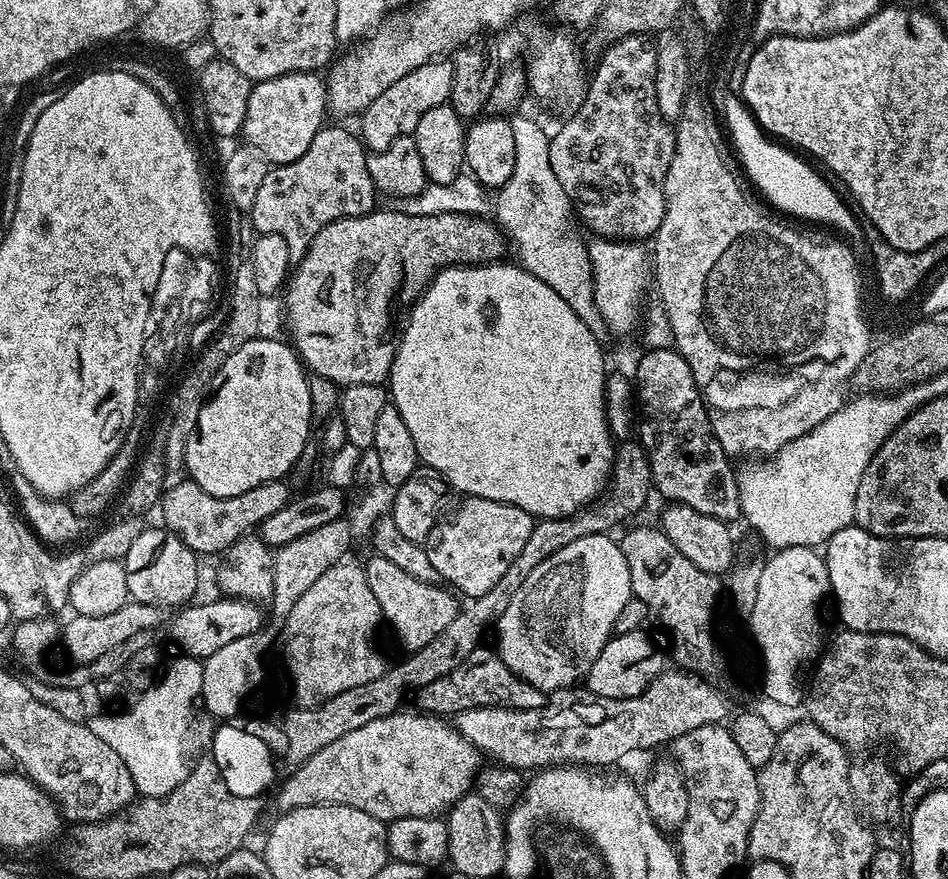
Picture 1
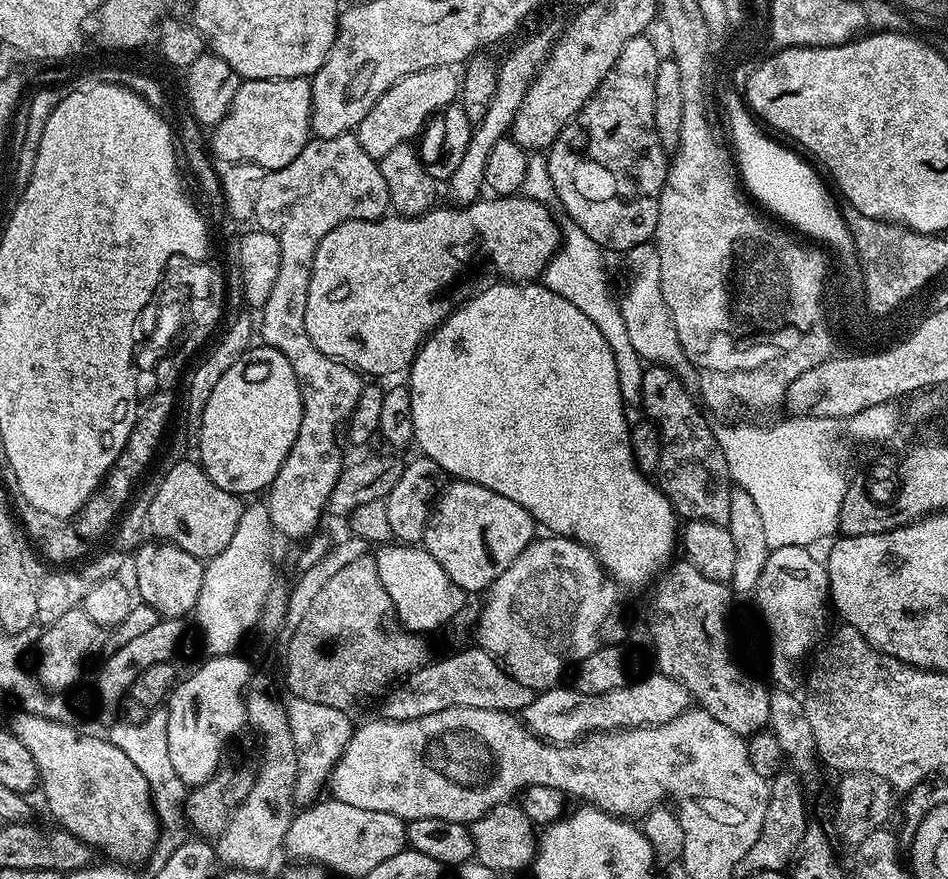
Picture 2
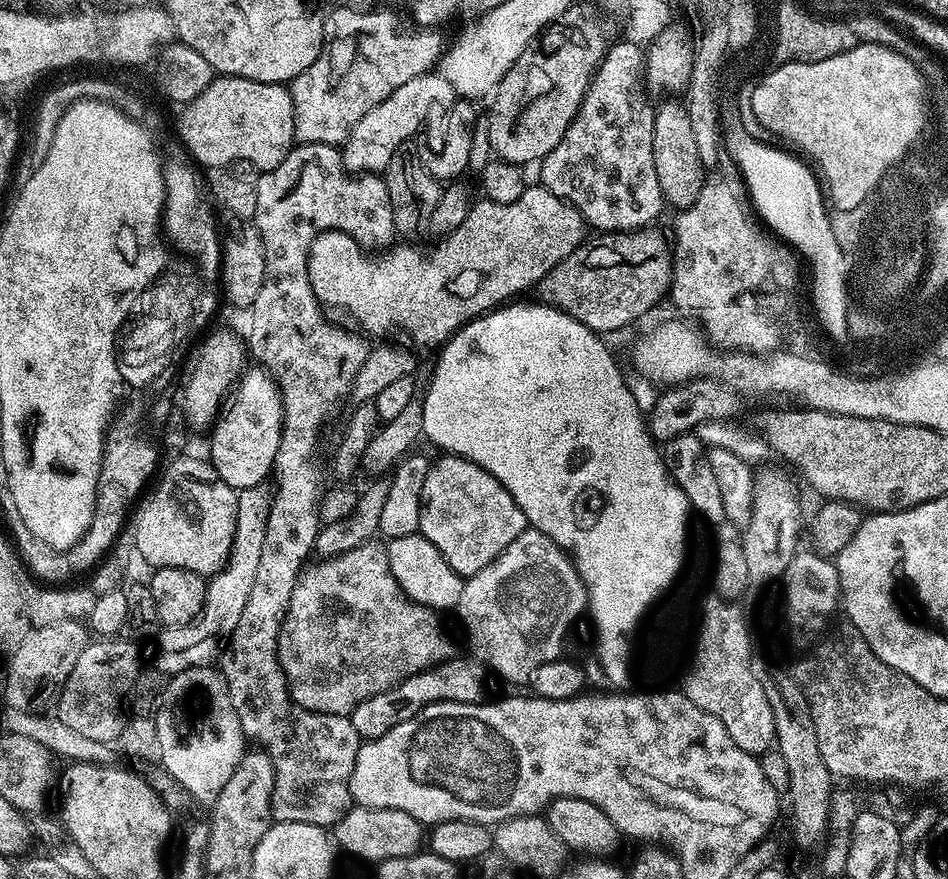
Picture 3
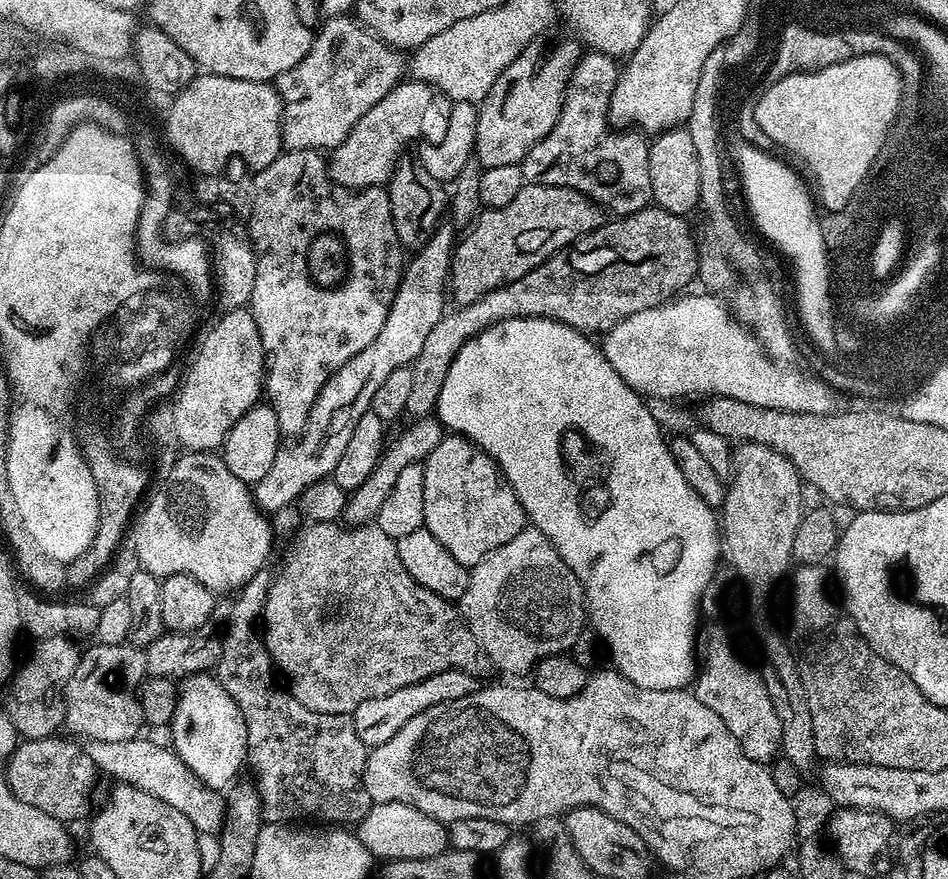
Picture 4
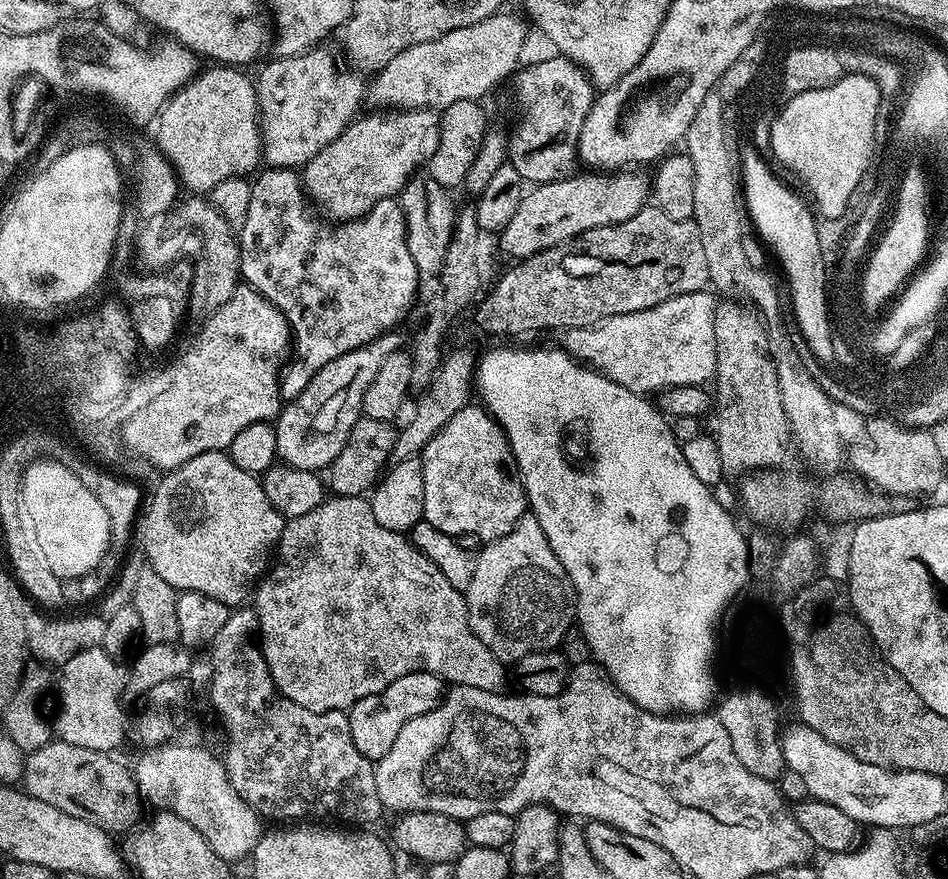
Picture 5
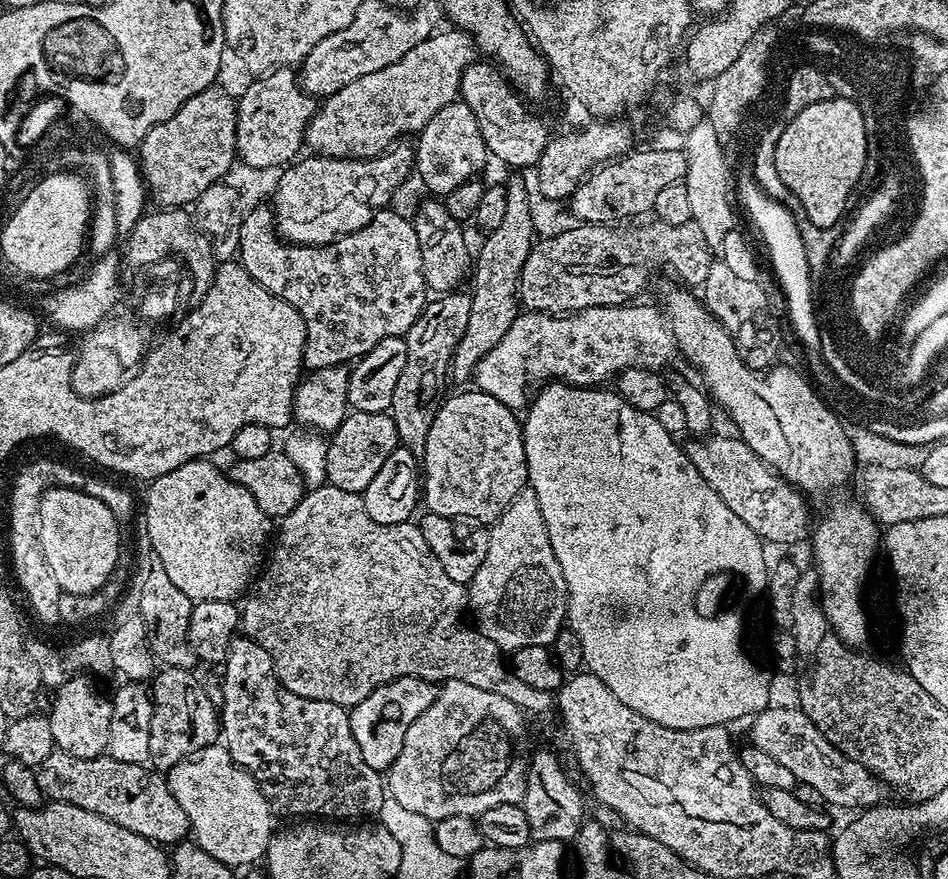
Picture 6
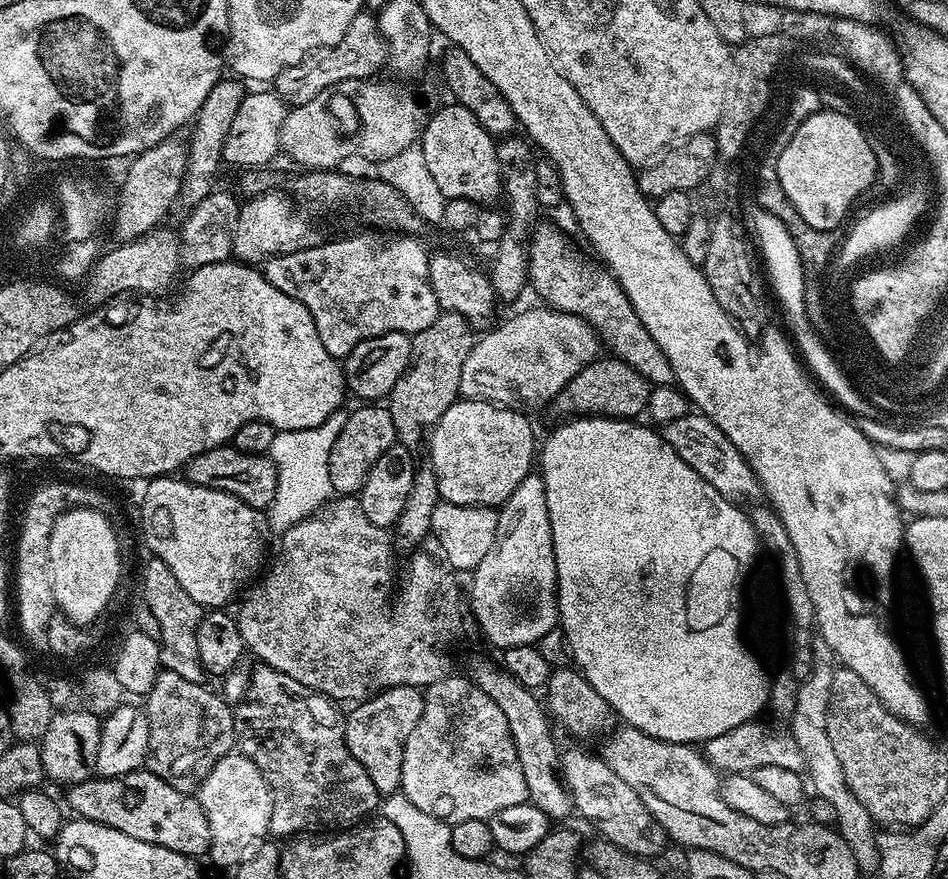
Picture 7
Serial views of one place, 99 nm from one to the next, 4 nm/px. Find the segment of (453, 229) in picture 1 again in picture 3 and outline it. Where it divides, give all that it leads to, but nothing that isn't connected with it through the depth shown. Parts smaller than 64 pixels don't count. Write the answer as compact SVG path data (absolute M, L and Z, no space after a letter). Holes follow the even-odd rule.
M543 186L525 187L522 198L516 199L514 202L494 202L493 200L477 199L473 203L470 214L466 214L466 218L462 218L462 222L453 232L445 232L439 237L440 240L433 248L415 248L412 244L396 244L385 247L375 256L375 251L365 250L362 245L354 239L350 234L345 232L319 232L312 239L312 244L308 248L308 281L312 287L312 292L316 296L318 305L325 309L337 308L340 312L345 312L358 327L364 332L369 332L372 336L392 336L395 332L401 332L408 340L413 340L416 344L436 344L443 345L444 341L460 327L461 324L468 323L469 320L475 320L477 316L483 316L486 312L491 312L493 308L503 305L505 302L511 301L519 292L524 292L527 288L535 289L539 285L540 280L545 274L553 268L560 260L565 260L574 249L579 248L585 243L586 225L584 219L580 217L572 205L567 204L565 200L559 200L558 197L550 191L549 188Z

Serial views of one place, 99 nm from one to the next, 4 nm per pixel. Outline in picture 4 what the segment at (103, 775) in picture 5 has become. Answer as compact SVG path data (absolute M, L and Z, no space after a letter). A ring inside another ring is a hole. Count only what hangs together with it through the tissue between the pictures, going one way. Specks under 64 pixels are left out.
M59 735L37 740L21 739L14 754L6 761L6 775L10 790L15 796L22 798L22 802L30 802L30 806L46 810L46 814L56 820L69 822L68 820L76 820L79 816L89 815L88 803L96 788L98 771L75 739L60 739Z

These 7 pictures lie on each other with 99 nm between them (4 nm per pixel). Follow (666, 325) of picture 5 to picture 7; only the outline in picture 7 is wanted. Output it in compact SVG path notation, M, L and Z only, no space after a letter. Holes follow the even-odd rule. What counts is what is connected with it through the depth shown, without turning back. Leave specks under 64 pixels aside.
M539 306L528 308L517 316L509 318L505 324L497 323L491 330L485 331L484 336L475 341L466 358L466 366L462 366L462 382L460 396L465 400L490 400L506 408L529 410L539 404L551 405L555 396L559 394L580 373L586 364L597 359L601 341L596 335L596 329L591 328L582 318L574 314L558 312L555 308Z

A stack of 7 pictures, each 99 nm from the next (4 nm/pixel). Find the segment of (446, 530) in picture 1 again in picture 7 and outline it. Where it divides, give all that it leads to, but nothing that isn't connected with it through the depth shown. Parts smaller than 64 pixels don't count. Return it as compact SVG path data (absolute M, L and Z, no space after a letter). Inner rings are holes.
M458 398L442 414L438 426L430 437L430 463L438 478L440 500L458 506L496 508L504 504L518 490L518 486L533 471L534 457L538 452L538 436L532 433L532 424L523 411L493 404L490 400L465 400Z

